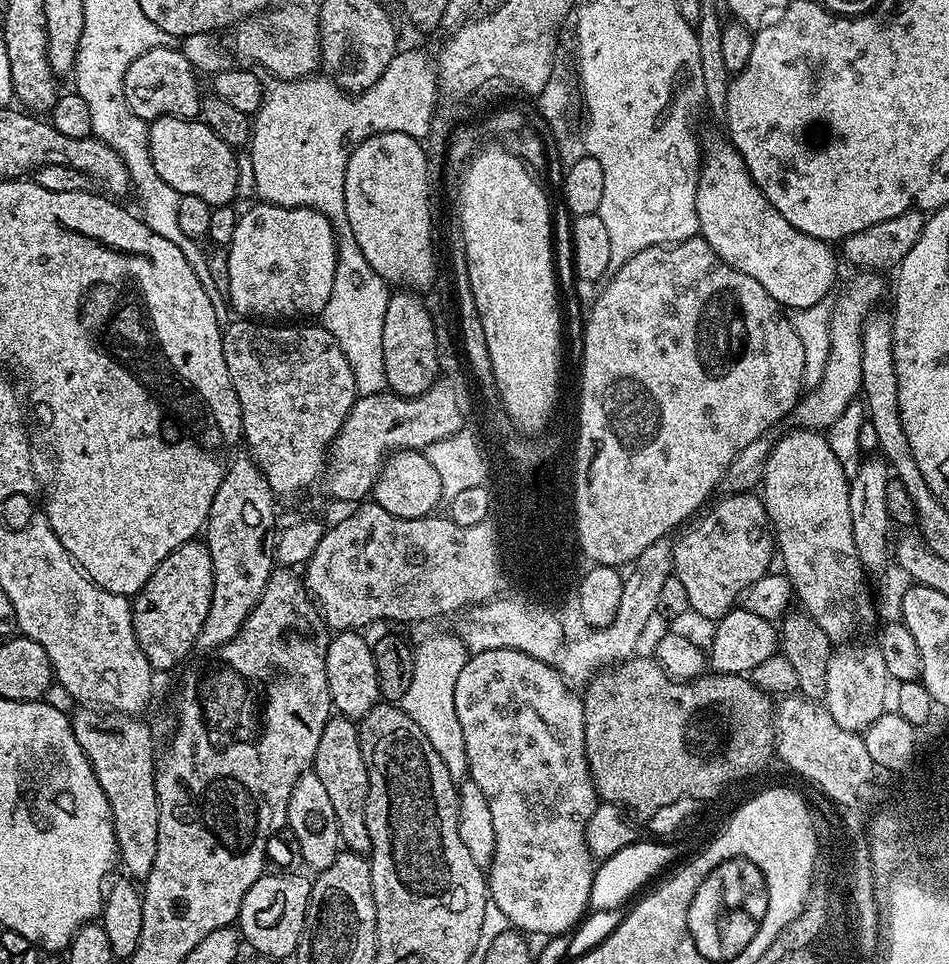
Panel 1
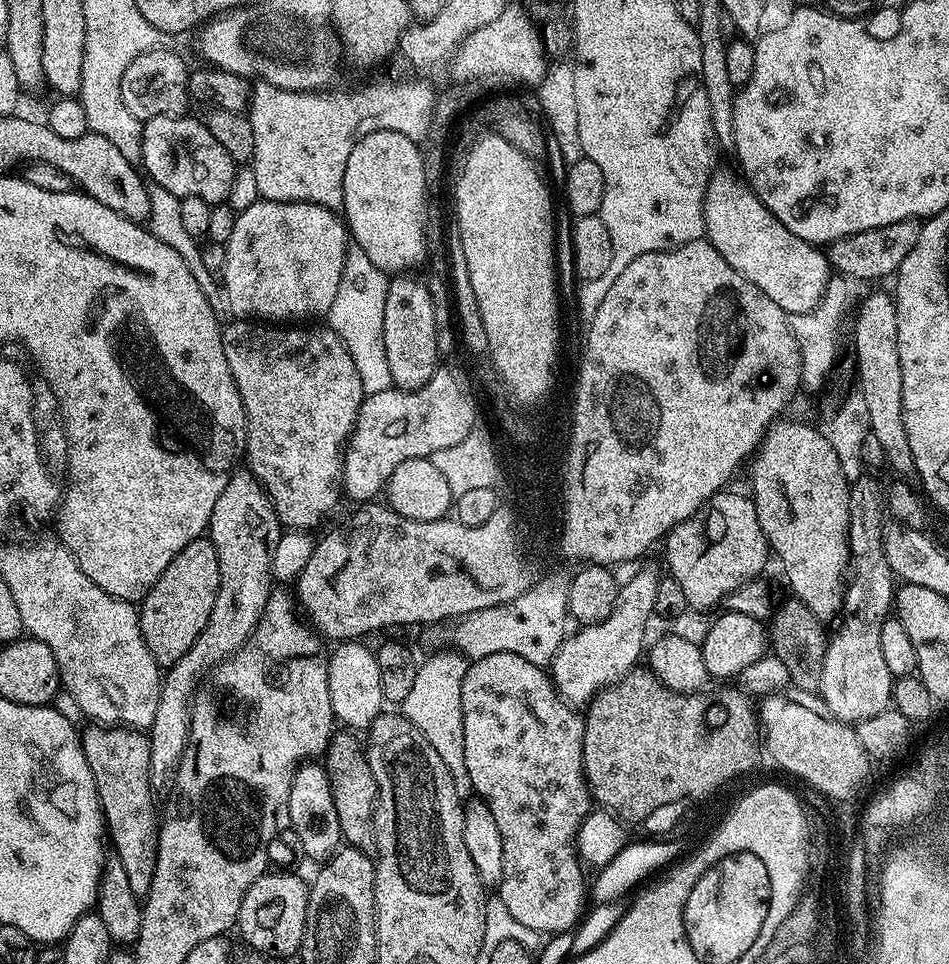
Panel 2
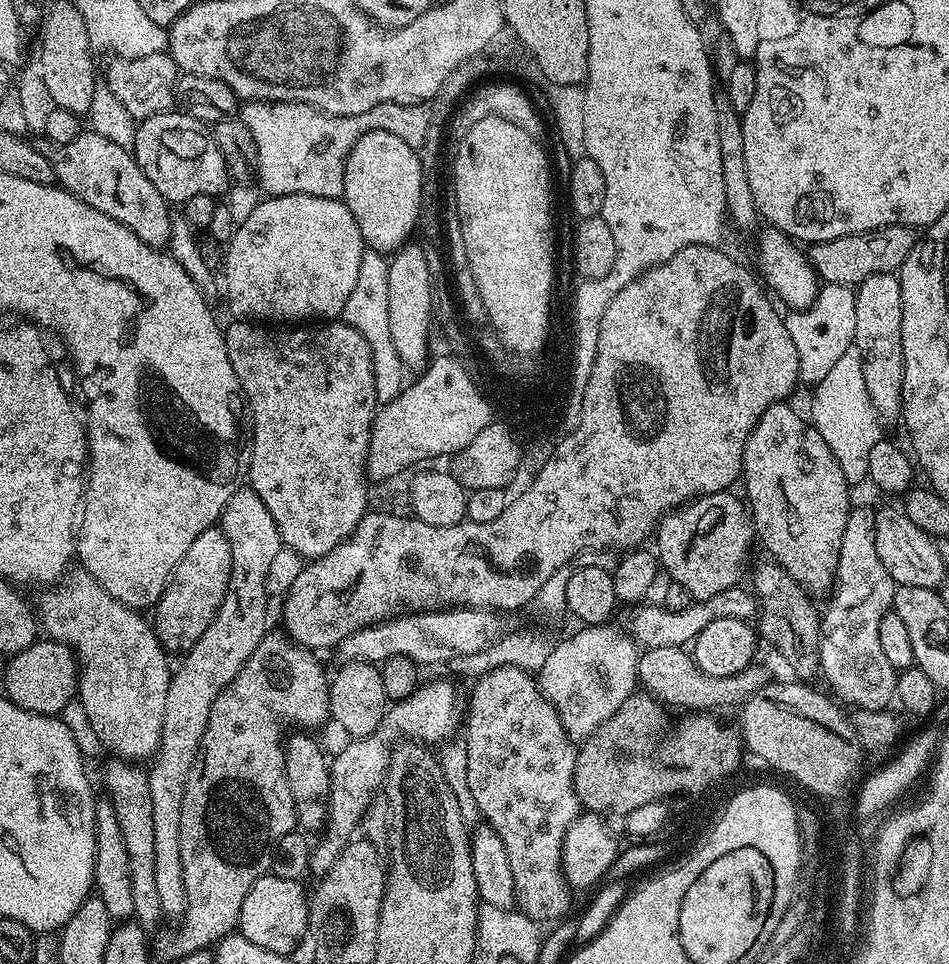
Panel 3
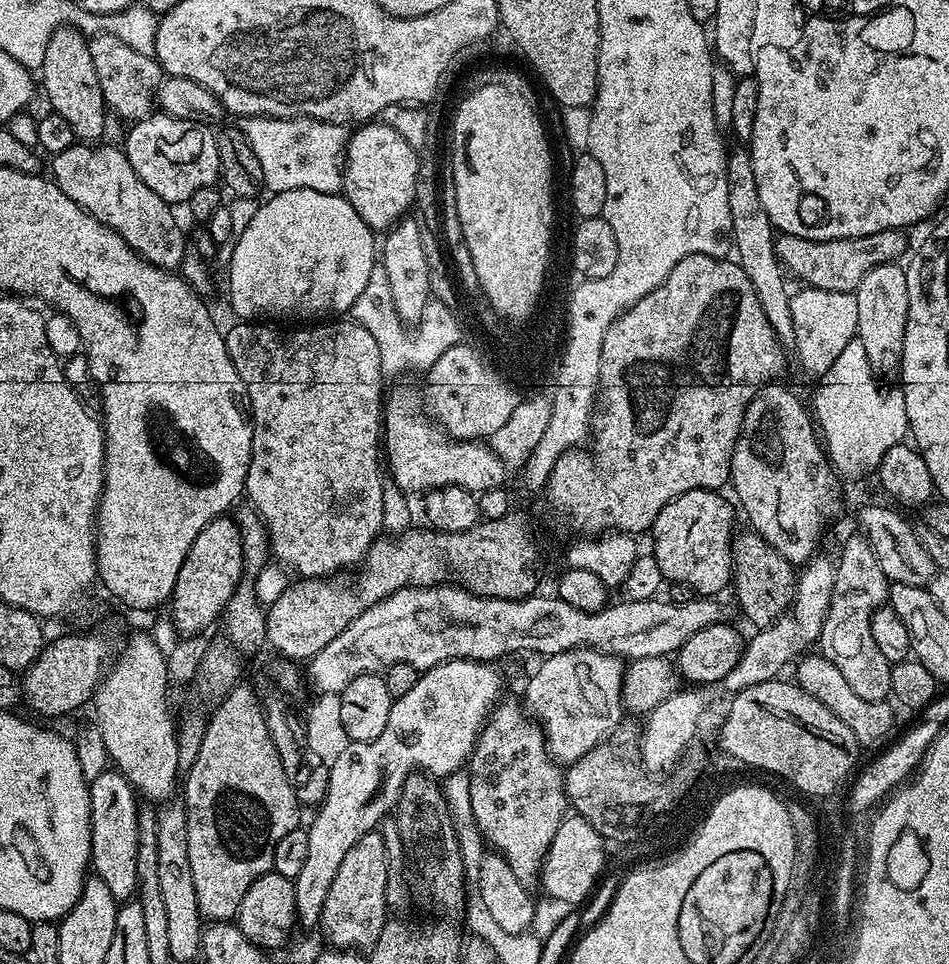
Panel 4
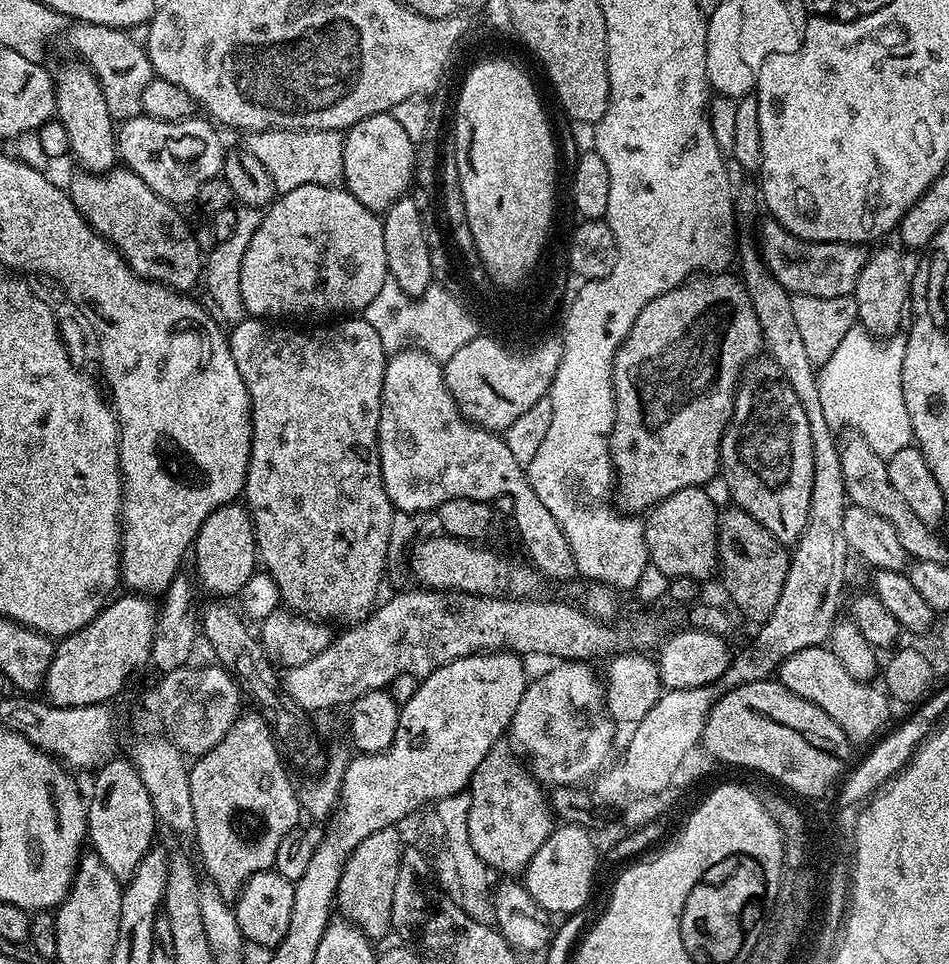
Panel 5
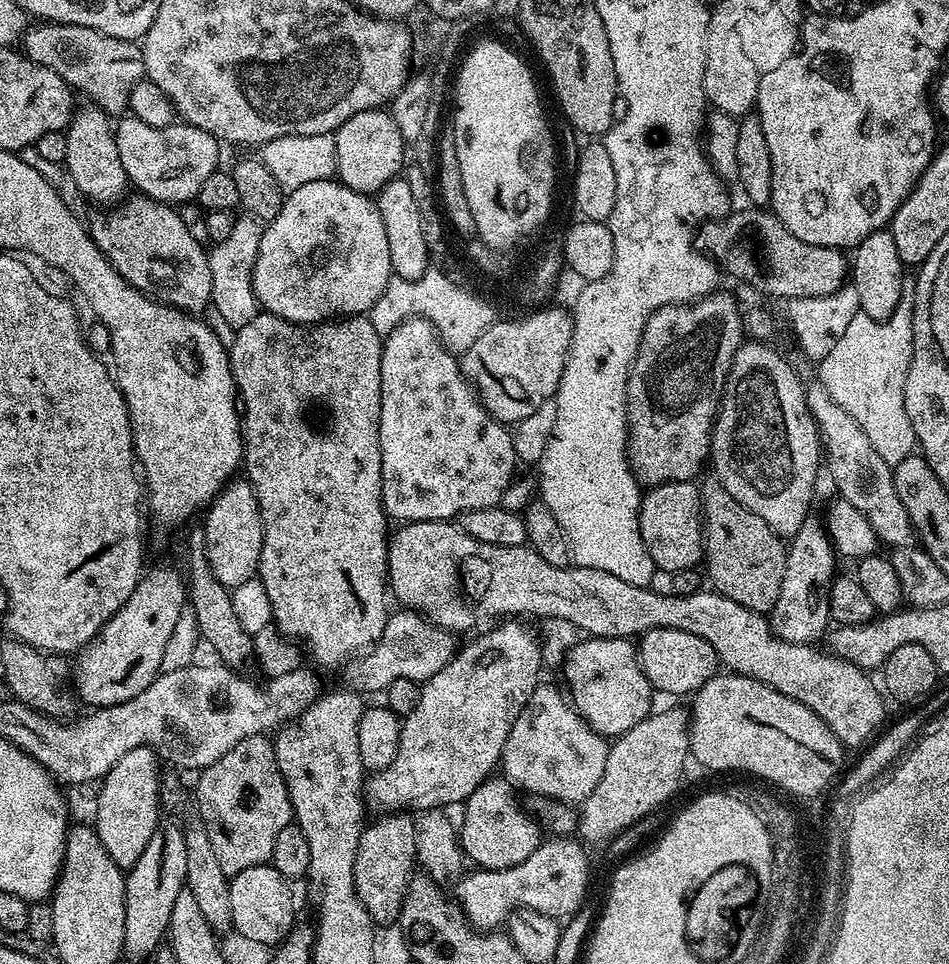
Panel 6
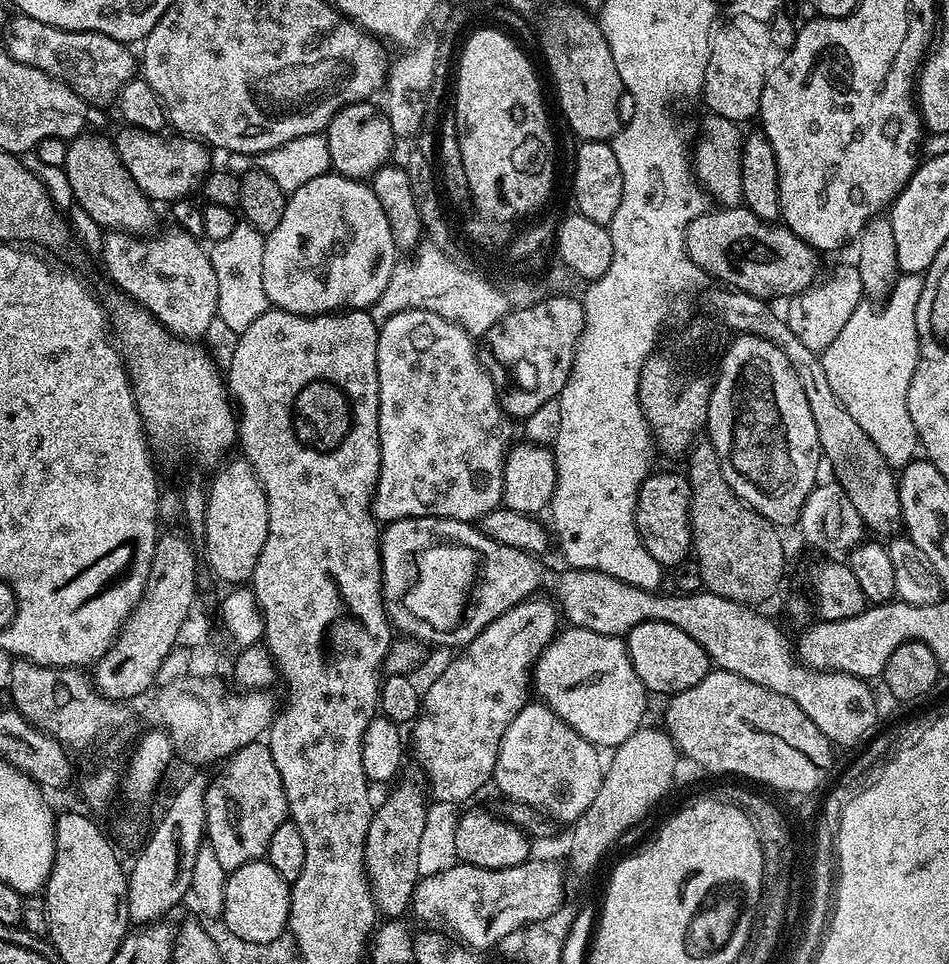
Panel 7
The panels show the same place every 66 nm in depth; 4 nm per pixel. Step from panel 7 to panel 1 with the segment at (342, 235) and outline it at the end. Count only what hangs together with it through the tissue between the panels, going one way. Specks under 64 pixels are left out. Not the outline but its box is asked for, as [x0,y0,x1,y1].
[226,202,336,322]

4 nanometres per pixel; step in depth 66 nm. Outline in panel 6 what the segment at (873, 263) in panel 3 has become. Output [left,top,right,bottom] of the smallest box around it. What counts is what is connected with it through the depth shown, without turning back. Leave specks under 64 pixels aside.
[694,206,850,301]

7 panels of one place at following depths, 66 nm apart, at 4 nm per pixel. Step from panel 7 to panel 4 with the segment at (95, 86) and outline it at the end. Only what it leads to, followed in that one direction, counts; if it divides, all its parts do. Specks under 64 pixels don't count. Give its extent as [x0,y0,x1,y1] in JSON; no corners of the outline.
[89,32,162,122]

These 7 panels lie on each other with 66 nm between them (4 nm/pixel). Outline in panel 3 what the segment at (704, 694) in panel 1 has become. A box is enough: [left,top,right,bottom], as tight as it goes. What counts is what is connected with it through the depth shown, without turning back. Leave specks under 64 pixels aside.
[574,695,742,818]

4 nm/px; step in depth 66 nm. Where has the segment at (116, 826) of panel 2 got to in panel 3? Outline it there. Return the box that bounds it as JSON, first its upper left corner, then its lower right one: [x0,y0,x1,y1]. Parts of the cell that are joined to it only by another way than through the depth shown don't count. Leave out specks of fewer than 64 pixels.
[104,758,164,934]

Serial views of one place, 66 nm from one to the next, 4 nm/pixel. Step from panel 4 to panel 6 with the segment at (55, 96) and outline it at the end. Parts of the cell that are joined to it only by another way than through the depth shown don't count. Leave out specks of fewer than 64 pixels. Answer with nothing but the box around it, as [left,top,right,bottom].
[63,102,129,206]

